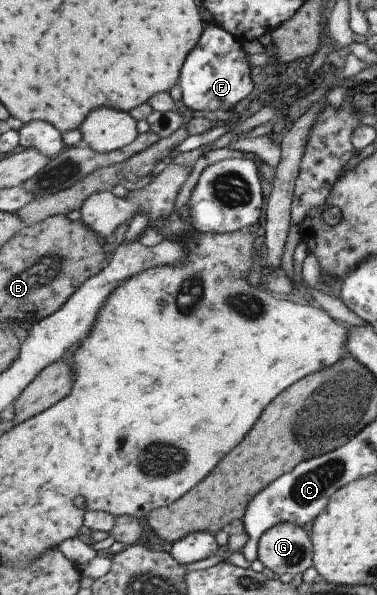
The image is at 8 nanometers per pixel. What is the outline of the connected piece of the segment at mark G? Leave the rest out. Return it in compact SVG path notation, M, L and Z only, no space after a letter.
M280 523L268 529L259 541L259 561L276 575L291 574L295 578L312 568L315 545L300 525Z

